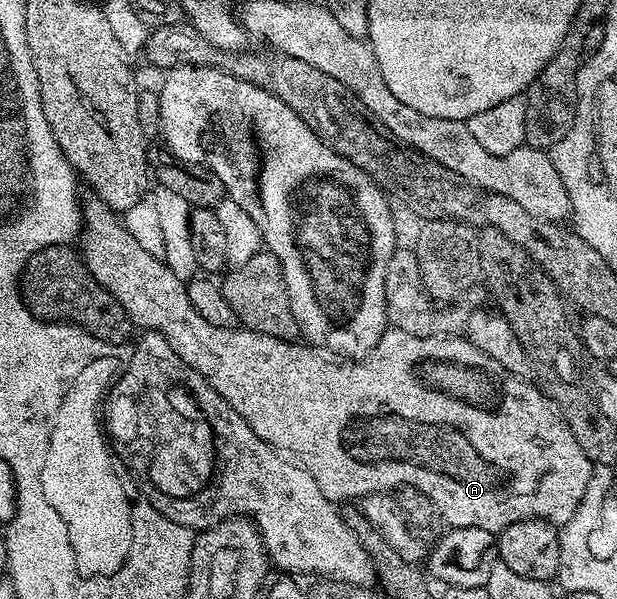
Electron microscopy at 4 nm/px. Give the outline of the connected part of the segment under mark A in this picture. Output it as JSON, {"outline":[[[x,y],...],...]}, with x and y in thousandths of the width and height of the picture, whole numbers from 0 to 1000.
{"outline":[[[147,334],[146,339],[133,344],[133,367],[136,382],[130,391],[130,406],[133,404],[130,429],[138,437],[143,454],[149,454],[152,466],[198,509],[201,521],[207,521],[219,546],[232,553],[250,551],[259,561],[266,561],[266,568],[279,574],[285,594],[292,594],[292,601],[298,601],[305,614],[324,621],[324,628],[337,633],[344,648],[350,648],[350,654],[357,654],[357,661],[363,661],[363,668],[370,668],[370,674],[376,674],[376,681],[382,681],[382,688],[395,694],[395,701],[405,710],[408,721],[421,728],[421,735],[428,735],[436,745],[442,745],[446,751],[491,778],[506,795],[506,801],[512,801],[512,815],[519,815],[519,821],[525,821],[525,828],[535,838],[561,841],[598,825],[643,820],[647,811],[673,811],[676,818],[687,821],[687,828],[700,835],[700,841],[707,841],[715,870],[724,880],[784,881],[806,888],[823,881],[823,875],[836,875],[843,868],[857,865],[880,865],[882,870],[895,871],[909,881],[940,846],[942,835],[953,826],[958,816],[956,796],[966,786],[964,780],[947,755],[947,748],[934,741],[934,728],[927,728],[921,708],[904,693],[903,681],[875,656],[864,636],[830,628],[823,614],[804,608],[797,594],[784,594],[784,588],[778,588],[778,581],[757,571],[754,563],[682,564],[661,561],[661,554],[629,548],[616,561],[609,581],[603,581],[603,588],[593,596],[579,601],[549,601],[536,584],[491,574],[483,568],[475,571],[454,568],[447,561],[428,561],[421,554],[397,548],[350,548],[350,541],[337,541],[337,534],[331,534],[331,528],[324,528],[324,521],[311,514],[311,501],[305,501],[301,472],[279,461],[264,432],[246,427],[240,414],[224,406],[220,394],[207,387],[203,369],[186,352],[177,351],[167,337]]]}

